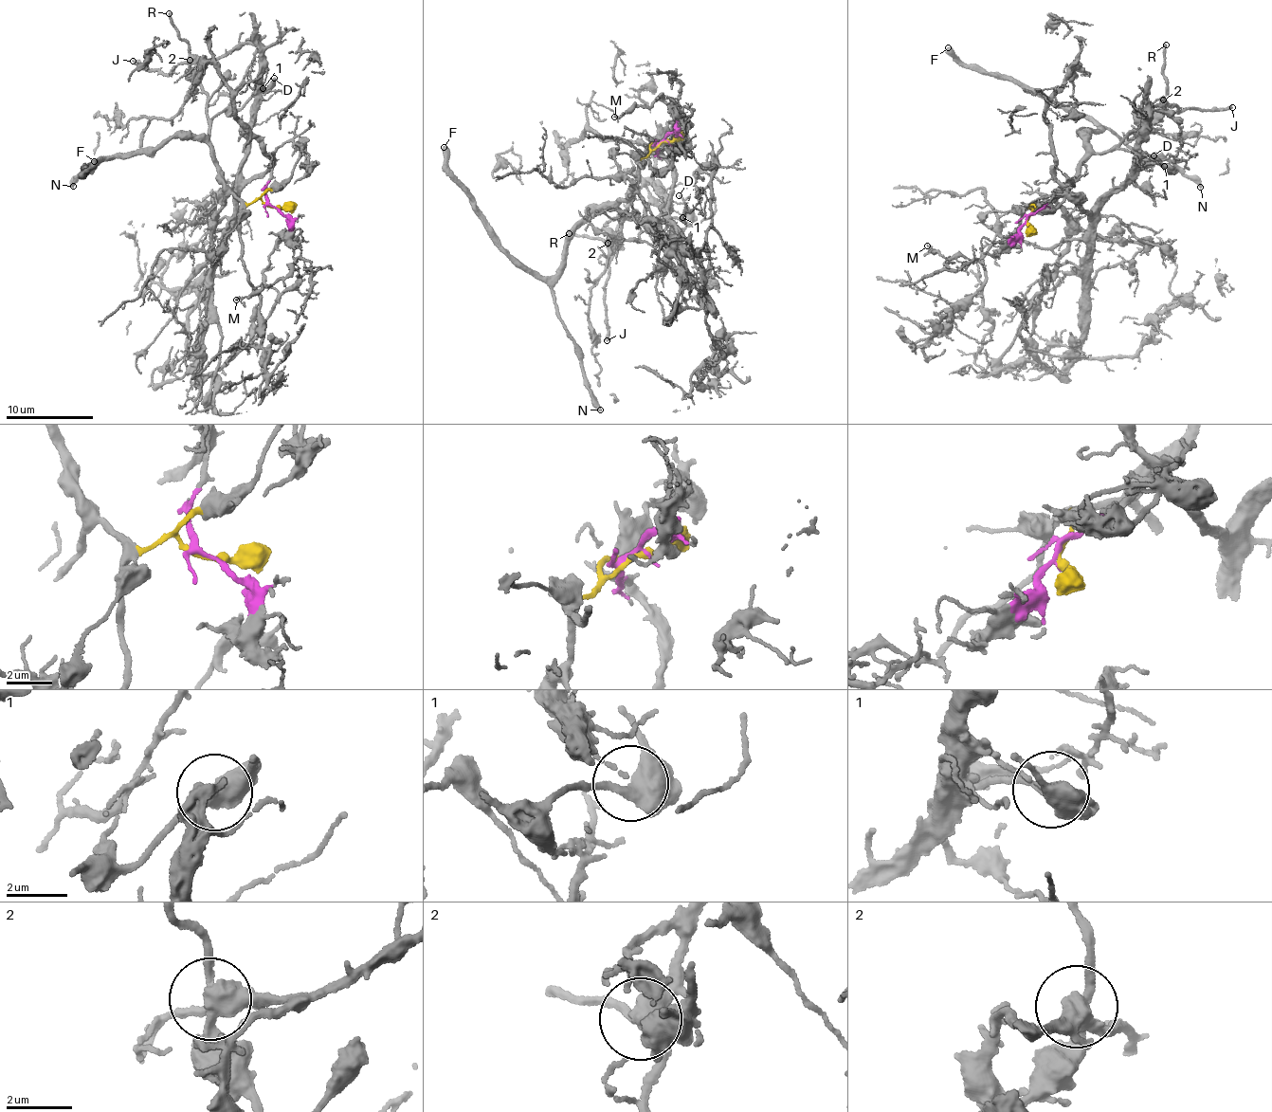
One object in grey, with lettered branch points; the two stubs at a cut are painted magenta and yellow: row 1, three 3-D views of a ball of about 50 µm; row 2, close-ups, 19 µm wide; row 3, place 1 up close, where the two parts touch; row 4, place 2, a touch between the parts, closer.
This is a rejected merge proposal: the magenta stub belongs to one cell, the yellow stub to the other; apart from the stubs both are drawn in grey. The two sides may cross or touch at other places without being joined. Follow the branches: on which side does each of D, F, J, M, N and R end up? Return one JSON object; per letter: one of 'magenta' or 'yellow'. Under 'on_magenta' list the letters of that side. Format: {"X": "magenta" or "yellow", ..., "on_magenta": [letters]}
{"D": "yellow", "F": "yellow", "J": "magenta", "M": "magenta", "N": "yellow", "R": "yellow", "on_magenta": ["J", "M"]}

